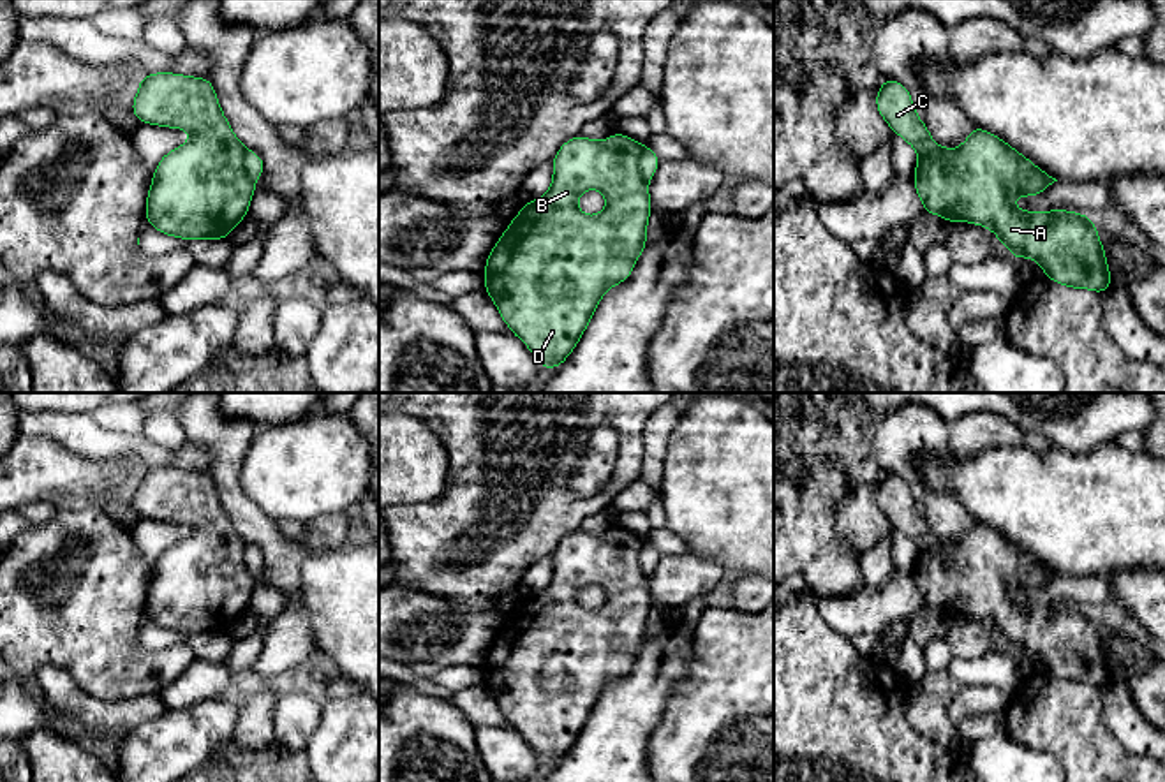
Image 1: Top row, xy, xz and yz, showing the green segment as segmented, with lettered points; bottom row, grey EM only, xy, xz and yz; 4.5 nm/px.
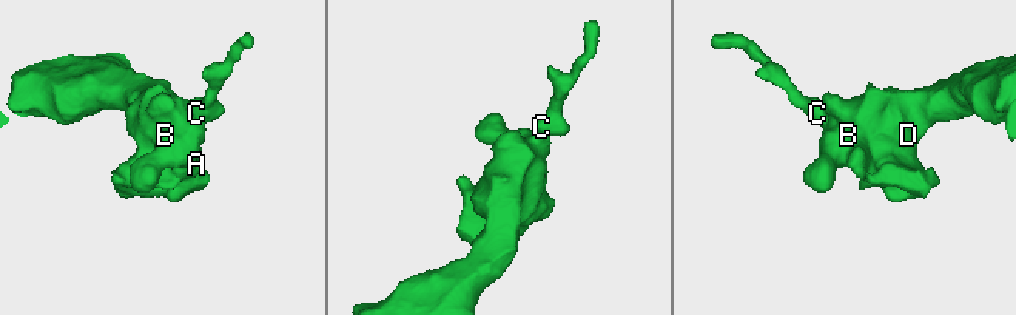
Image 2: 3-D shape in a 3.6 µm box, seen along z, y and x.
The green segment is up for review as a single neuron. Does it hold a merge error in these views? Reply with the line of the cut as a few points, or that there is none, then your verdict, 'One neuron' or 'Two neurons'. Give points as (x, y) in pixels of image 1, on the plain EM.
Split along xz (642, 539), (640, 569), (645, 576). Two neurons

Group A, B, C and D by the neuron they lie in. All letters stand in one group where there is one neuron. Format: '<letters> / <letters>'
A B D / C

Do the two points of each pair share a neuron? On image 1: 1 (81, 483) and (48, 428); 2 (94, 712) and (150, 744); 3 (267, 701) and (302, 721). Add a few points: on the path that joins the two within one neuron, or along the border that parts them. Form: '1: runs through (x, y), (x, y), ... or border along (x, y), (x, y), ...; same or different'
1: border along (20, 434), (53, 439), (71, 451), (96, 458); different
2: border along (166, 710), (117, 738); different
3: border along (281, 698), (274, 708), (272, 740); different

